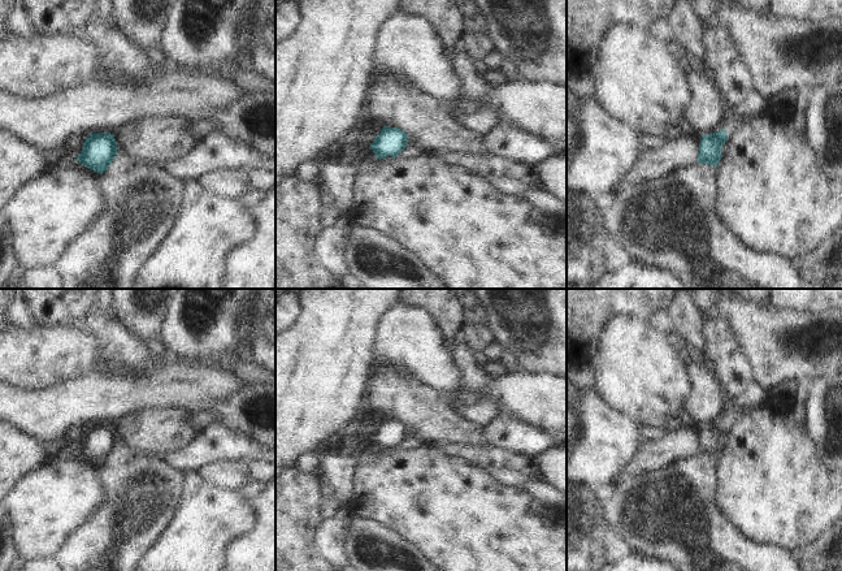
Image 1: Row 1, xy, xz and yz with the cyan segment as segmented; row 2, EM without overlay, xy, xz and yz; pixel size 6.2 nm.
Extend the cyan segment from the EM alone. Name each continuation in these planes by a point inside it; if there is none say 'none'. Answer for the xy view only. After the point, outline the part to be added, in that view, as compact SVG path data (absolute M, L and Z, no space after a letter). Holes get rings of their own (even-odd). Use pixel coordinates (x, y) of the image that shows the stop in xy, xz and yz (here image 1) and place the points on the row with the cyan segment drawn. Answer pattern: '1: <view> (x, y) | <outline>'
none

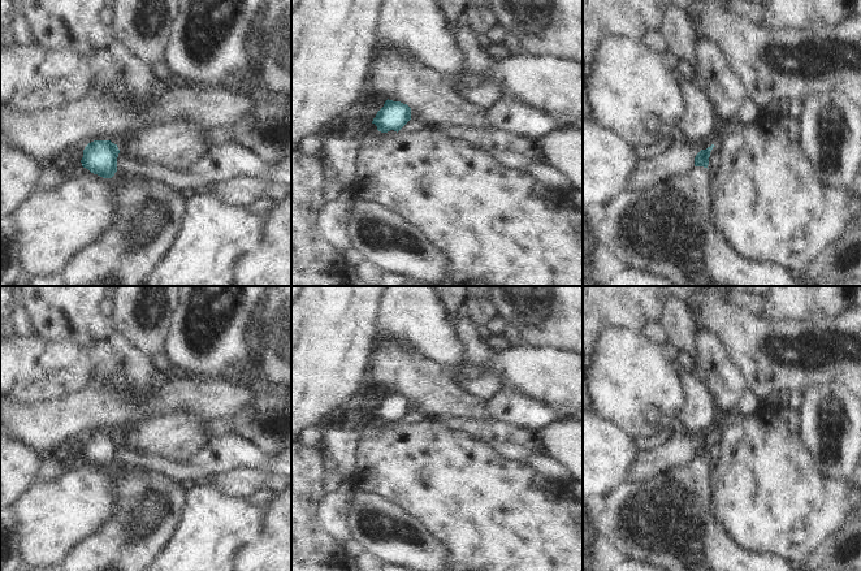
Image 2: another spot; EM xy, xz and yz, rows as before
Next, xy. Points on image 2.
none

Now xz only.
none

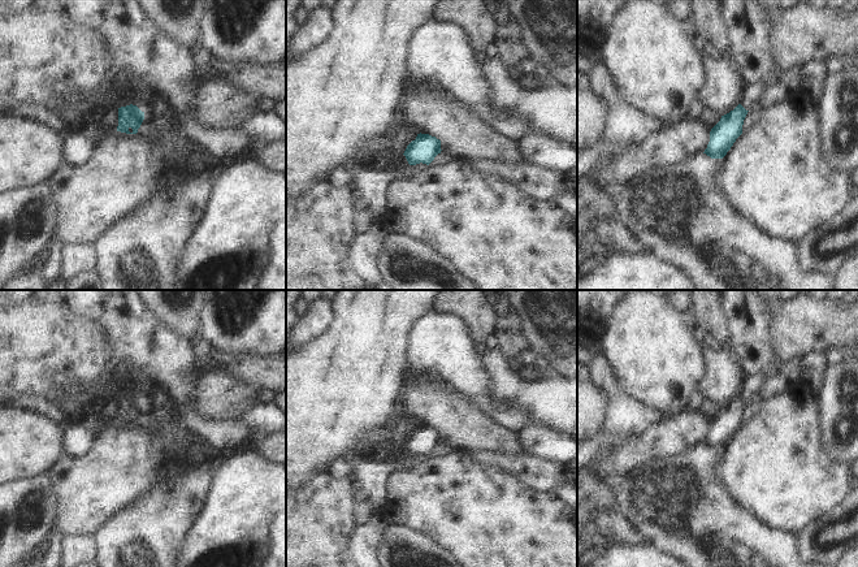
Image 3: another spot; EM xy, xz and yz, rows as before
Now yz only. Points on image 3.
1: yz (753, 92) | M753 83L744 87L744 96L741 99L741 105L750 111L753 107L755 107L762 96L764 95L766 88L762 83Z

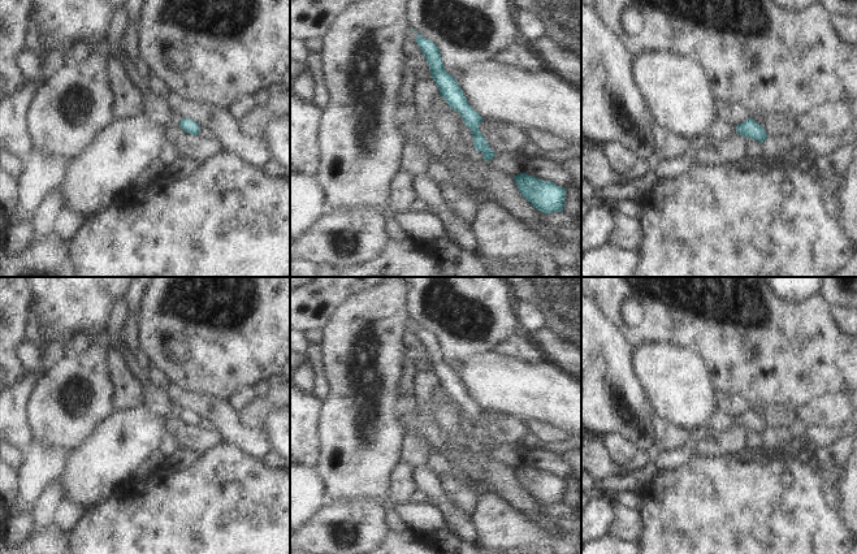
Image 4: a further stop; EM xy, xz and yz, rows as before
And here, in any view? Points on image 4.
none

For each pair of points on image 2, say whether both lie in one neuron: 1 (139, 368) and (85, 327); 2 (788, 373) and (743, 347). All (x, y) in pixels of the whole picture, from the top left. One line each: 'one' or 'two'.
1: one
2: one

